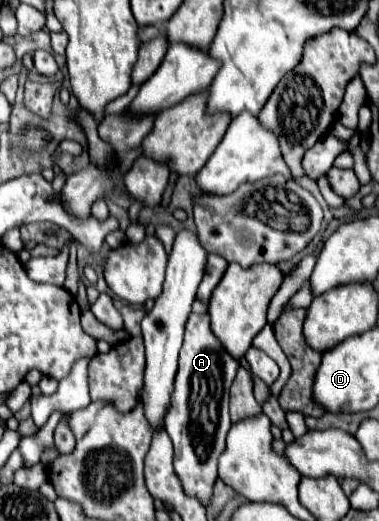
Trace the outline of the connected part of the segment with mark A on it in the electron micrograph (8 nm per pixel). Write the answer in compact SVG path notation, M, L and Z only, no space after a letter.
M191 313L185 325L185 343L179 355L179 371L171 393L171 403L165 413L165 429L175 447L175 471L183 489L197 497L203 505L211 499L211 489L217 479L217 459L225 449L225 437L231 427L229 417L229 387L235 379L239 363L223 351L209 327L209 315Z

